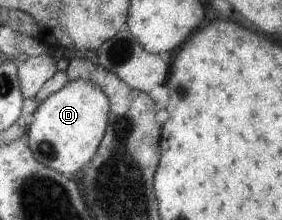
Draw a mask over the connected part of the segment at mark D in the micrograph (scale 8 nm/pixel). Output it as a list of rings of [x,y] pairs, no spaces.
[[[72,79],[39,102],[23,140],[42,166],[63,175],[74,174],[94,156],[106,128],[108,111],[109,100],[101,88],[89,80]]]

